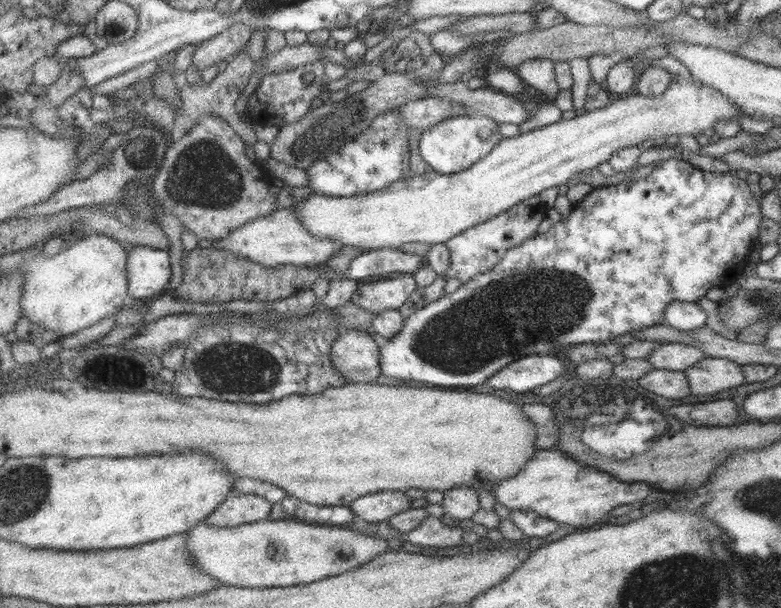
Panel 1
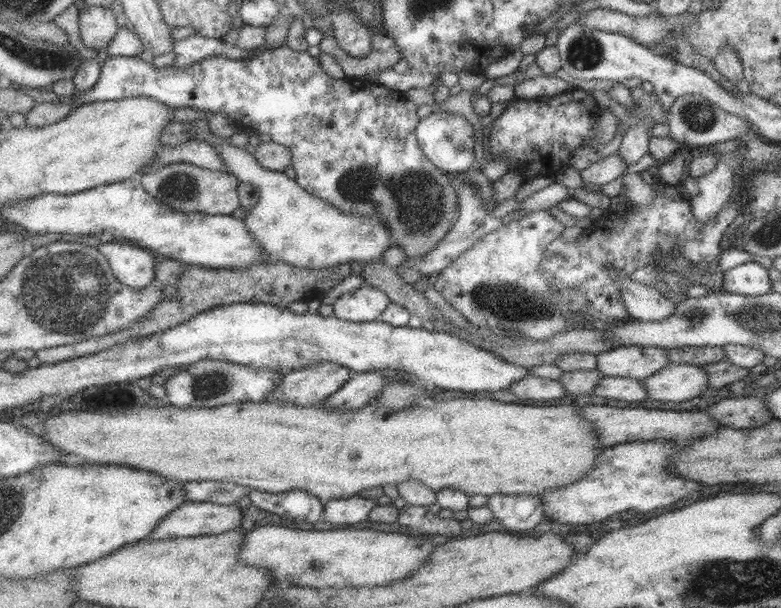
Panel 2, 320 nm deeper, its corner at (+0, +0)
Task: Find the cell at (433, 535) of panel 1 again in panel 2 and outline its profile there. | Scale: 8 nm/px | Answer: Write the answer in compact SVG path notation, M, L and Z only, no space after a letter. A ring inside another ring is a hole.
M405 505L401 510L398 523L408 526L414 534L429 536L431 534L442 534L446 537L458 537L460 533L458 521L453 518L439 518L432 514L428 507Z

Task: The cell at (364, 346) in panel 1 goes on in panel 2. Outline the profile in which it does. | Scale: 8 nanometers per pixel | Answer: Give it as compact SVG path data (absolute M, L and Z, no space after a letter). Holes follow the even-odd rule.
M332 362L319 363L300 371L287 371L267 400L290 402L297 406L323 403L349 380L351 369Z

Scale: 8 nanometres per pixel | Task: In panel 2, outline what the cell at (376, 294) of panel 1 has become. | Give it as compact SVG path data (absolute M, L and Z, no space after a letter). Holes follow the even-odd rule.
M363 284L361 287L338 297L333 304L333 312L341 320L373 322L379 320L391 303L393 302L387 292Z

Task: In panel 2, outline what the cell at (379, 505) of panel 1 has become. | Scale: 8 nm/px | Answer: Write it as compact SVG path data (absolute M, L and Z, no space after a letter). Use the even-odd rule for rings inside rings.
M353 495L350 498L331 499L325 502L325 520L333 524L357 524L365 522L377 508L373 498L361 498Z

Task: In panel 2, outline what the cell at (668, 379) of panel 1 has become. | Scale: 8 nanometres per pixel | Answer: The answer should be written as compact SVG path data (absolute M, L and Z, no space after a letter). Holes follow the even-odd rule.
M604 376L597 380L597 384L592 388L592 393L601 398L613 398L613 400L625 400L625 402L639 402L639 400L647 400L648 396L645 389L641 386L639 380L633 380L625 377L609 377Z

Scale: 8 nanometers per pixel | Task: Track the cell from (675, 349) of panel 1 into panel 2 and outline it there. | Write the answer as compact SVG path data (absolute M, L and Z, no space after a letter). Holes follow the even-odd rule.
M617 346L596 355L595 368L602 376L642 381L668 362L666 351L653 346Z

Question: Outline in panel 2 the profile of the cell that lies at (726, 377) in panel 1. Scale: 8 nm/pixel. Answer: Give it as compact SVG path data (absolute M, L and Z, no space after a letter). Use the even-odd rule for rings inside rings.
M667 363L640 383L648 399L659 402L691 400L707 388L702 367L677 363Z

